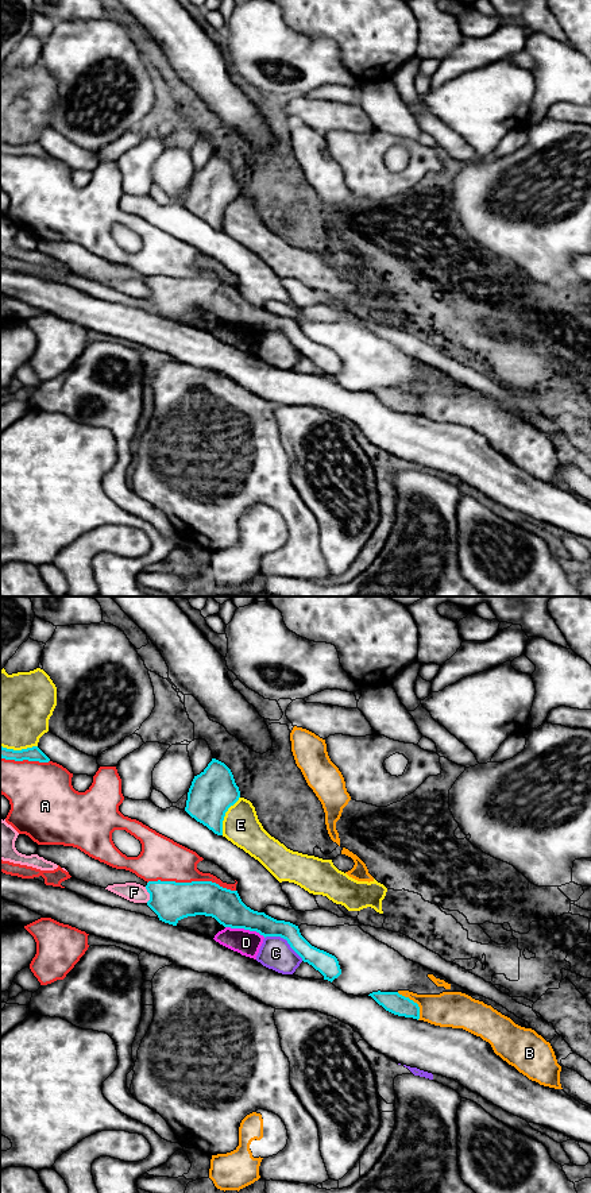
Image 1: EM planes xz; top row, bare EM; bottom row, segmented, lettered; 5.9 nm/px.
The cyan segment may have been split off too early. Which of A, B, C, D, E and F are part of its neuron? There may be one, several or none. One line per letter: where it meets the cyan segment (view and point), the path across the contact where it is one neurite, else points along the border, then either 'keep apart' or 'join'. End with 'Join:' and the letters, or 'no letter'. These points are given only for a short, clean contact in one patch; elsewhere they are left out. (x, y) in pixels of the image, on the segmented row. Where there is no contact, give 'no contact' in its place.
A: xz (192, 881) | keep apart
B: xz (413, 1002) | keep apart
C: xz (285, 938) | join
D: xz (246, 929) | keep apart
E: xz (224, 815) | keep apart
F: xz (150, 895) | keep apart
Join: C

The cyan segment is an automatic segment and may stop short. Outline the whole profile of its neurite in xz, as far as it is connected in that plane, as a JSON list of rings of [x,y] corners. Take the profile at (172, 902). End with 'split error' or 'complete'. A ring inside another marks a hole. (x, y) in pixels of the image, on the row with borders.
[[[148,881],[147,906],[159,920],[177,926],[188,916],[215,918],[224,927],[256,931],[264,937],[256,955],[263,966],[282,974],[293,974],[300,964],[308,962],[324,980],[333,981],[341,974],[335,955],[312,946],[300,933],[298,926],[277,920],[264,912],[247,907],[237,891],[231,891],[212,881]]]; split error

